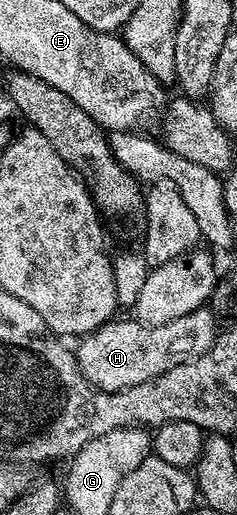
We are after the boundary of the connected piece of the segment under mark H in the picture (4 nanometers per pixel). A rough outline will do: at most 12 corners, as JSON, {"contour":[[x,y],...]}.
{"contour":[[208,306],[153,328],[113,318],[74,348],[104,392],[156,380],[206,354]]}

